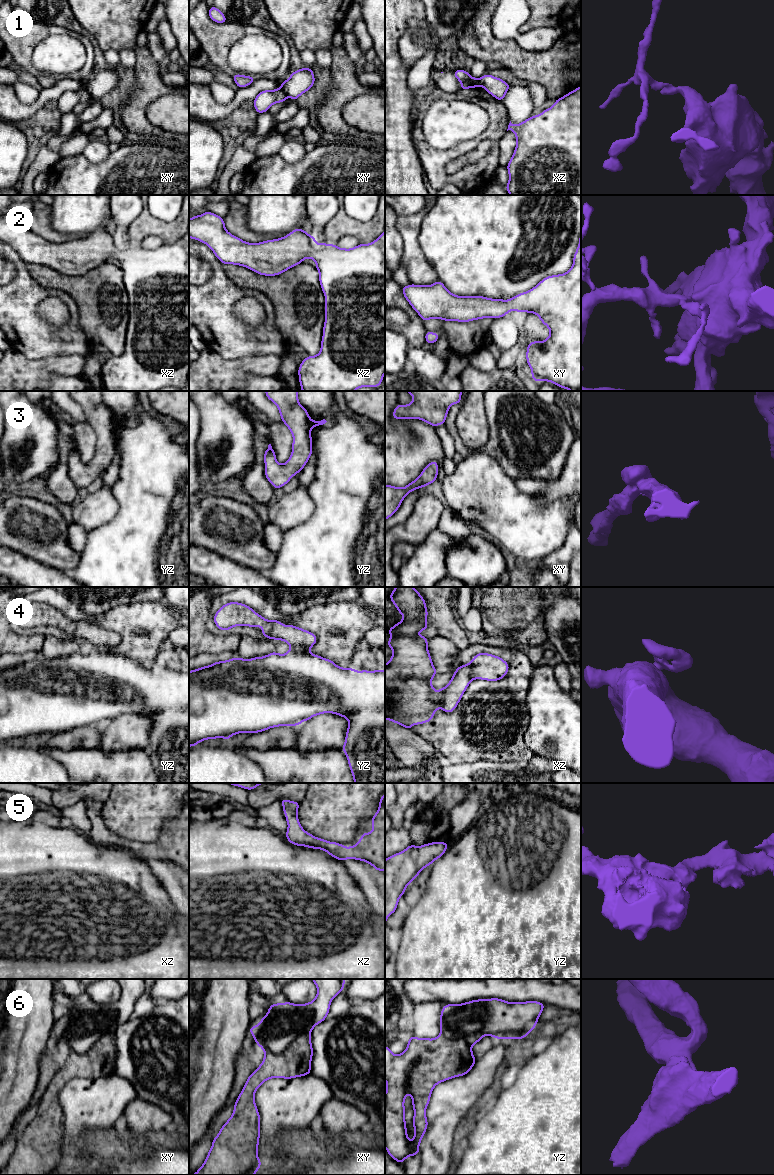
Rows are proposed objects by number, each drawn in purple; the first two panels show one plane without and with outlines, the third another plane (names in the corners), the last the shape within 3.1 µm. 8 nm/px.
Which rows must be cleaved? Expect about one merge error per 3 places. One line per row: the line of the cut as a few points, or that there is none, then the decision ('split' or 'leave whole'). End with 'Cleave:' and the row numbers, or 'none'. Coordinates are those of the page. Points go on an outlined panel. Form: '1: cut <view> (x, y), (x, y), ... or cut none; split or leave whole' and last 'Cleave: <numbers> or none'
1: cut xy (280, 87), (288, 96); split
2: cut none; leave whole
3: cut none; leave whole
4: cut yz (290, 647), (308, 649); split
5: cut none; leave whole
6: cut xy (309, 1033), (296, 1037), (280, 1052), (273, 1053), (264, 1050); split
Cleave: 1, 4, 6

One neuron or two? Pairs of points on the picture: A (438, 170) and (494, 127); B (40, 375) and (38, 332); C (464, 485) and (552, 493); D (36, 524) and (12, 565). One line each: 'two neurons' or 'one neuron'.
A: one neuron
B: two neurons
C: two neurons
D: two neurons

